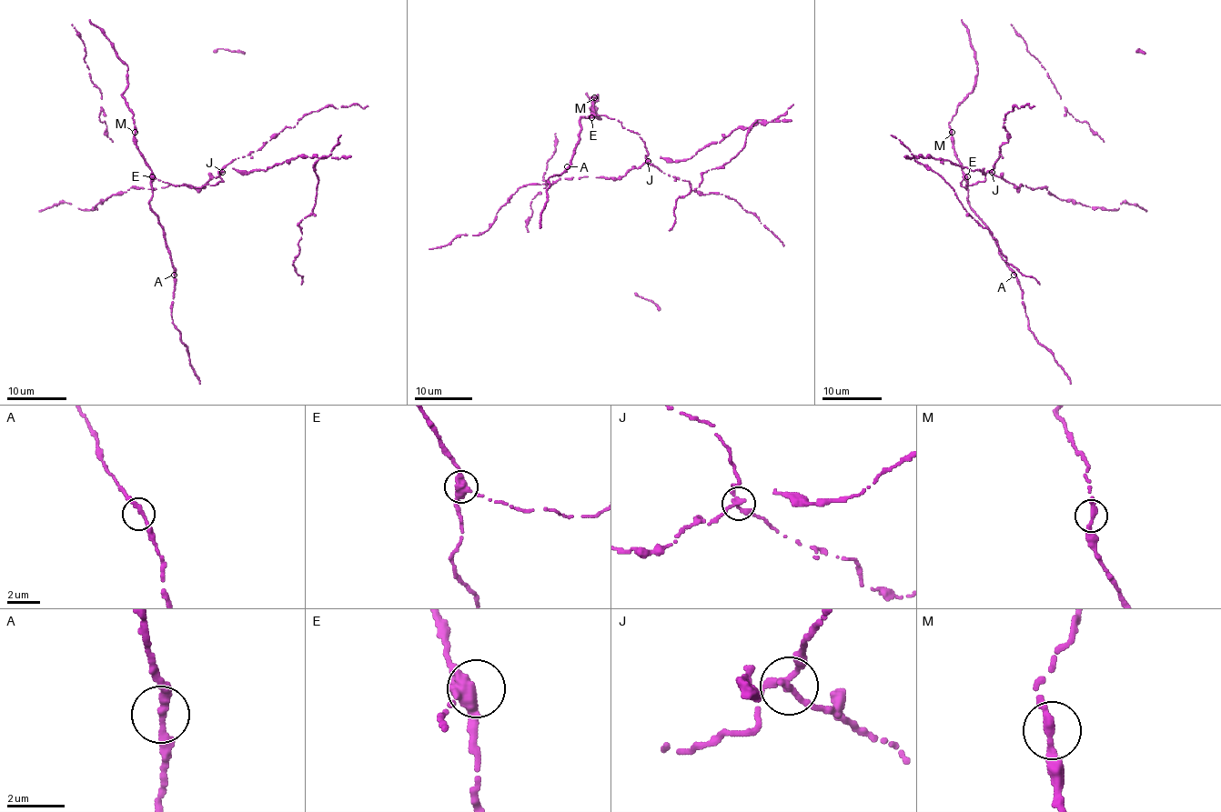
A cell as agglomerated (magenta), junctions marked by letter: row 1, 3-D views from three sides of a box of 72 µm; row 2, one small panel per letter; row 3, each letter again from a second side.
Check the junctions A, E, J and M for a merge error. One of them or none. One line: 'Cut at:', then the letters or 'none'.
Cut at: J

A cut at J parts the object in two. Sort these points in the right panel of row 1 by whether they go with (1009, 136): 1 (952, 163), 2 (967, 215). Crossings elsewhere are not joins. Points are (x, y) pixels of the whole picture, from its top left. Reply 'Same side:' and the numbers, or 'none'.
Same side: none

